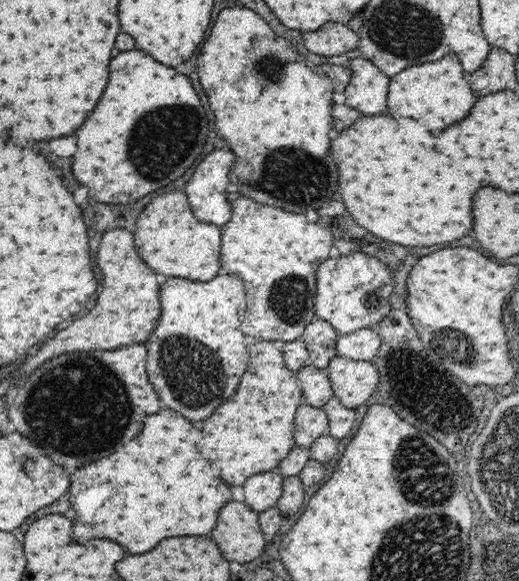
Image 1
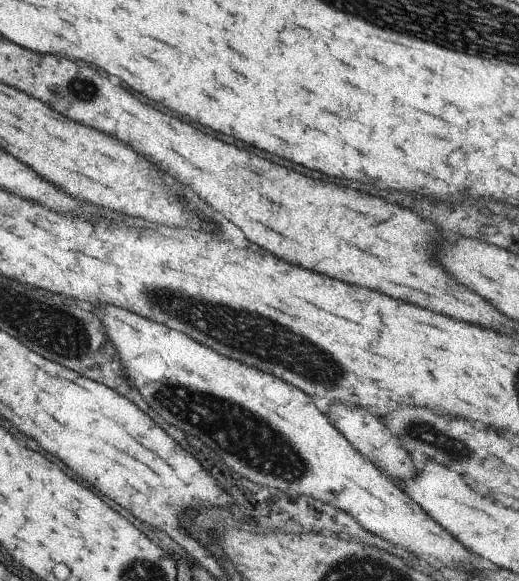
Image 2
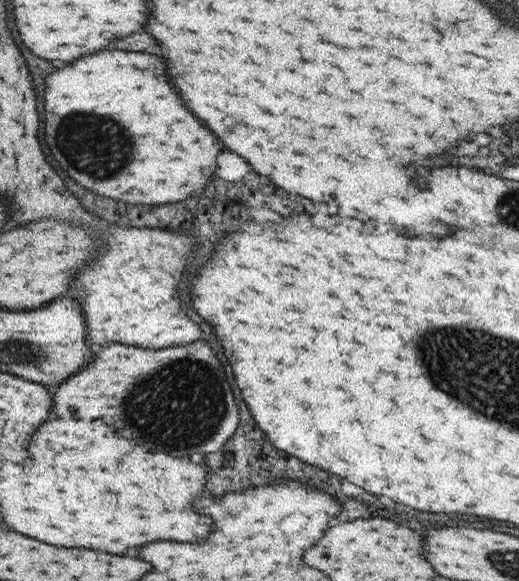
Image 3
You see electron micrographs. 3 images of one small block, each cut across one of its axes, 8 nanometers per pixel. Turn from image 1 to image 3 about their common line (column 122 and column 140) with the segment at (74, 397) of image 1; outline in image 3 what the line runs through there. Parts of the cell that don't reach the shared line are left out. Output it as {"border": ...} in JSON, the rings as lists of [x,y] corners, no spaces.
{"border":[[[197,340],[187,346],[143,350],[107,343],[94,354],[95,360],[85,370],[75,376],[70,374],[71,378],[53,388],[55,392],[51,390],[53,414],[57,418],[107,418],[119,436],[131,438],[137,444],[143,440],[147,450],[157,448],[169,456],[215,452],[235,432],[239,422],[237,404],[233,394],[227,394],[229,386],[221,362],[207,344]]]}

